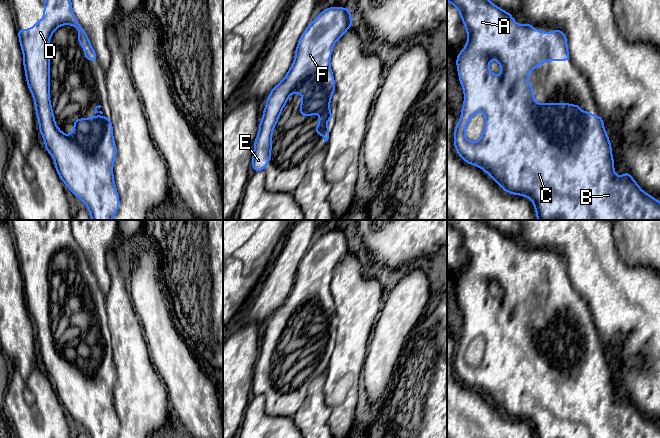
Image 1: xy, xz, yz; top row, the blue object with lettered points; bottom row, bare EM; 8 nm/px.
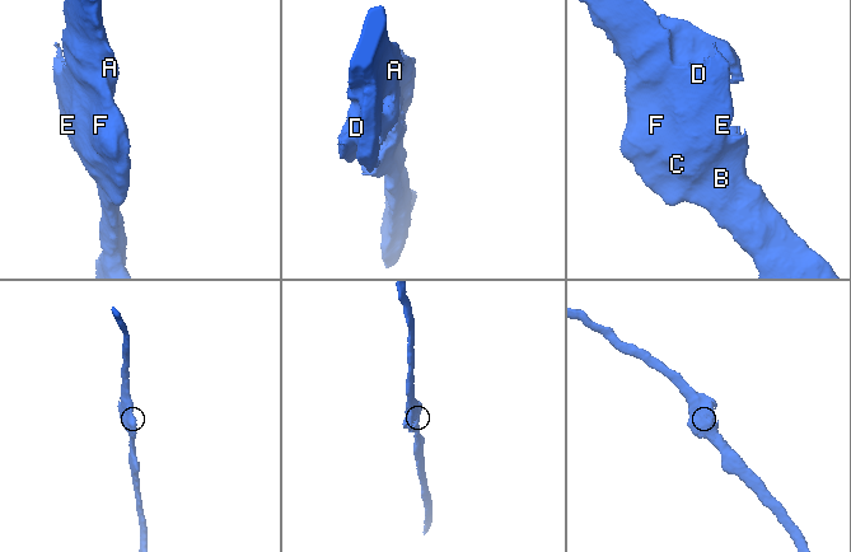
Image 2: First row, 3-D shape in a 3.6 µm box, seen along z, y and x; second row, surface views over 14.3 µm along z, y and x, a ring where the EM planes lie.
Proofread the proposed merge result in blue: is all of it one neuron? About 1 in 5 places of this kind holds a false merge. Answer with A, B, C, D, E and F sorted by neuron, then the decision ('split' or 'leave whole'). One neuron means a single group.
A B C D E F | leave whole

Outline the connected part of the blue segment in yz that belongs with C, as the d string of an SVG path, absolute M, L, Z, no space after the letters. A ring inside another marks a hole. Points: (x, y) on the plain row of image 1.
M447 220L447 225L454 229L459 235L467 255L467 268L457 279L456 283L459 306L464 314L464 327L461 334L461 341L454 355L454 370L458 379L462 381L467 388L475 389L484 394L504 415L510 418L528 421L533 426L536 438L660 438L660 425L644 416L631 401L628 394L624 399L615 400L612 371L601 340L593 339L588 335L581 335L578 327L572 330L570 327L534 326L533 311L528 305L530 296L535 291L539 291L542 287L547 285L571 285L567 273L568 265L564 256L555 251L552 257L538 253L535 254L531 247L520 249L514 245L513 240L509 236L500 233L485 220ZM492 283L497 284L500 288L502 295L499 302L489 293L489 285ZM478 335L485 337L486 346L480 364L471 366L465 361L465 353L471 341Z

